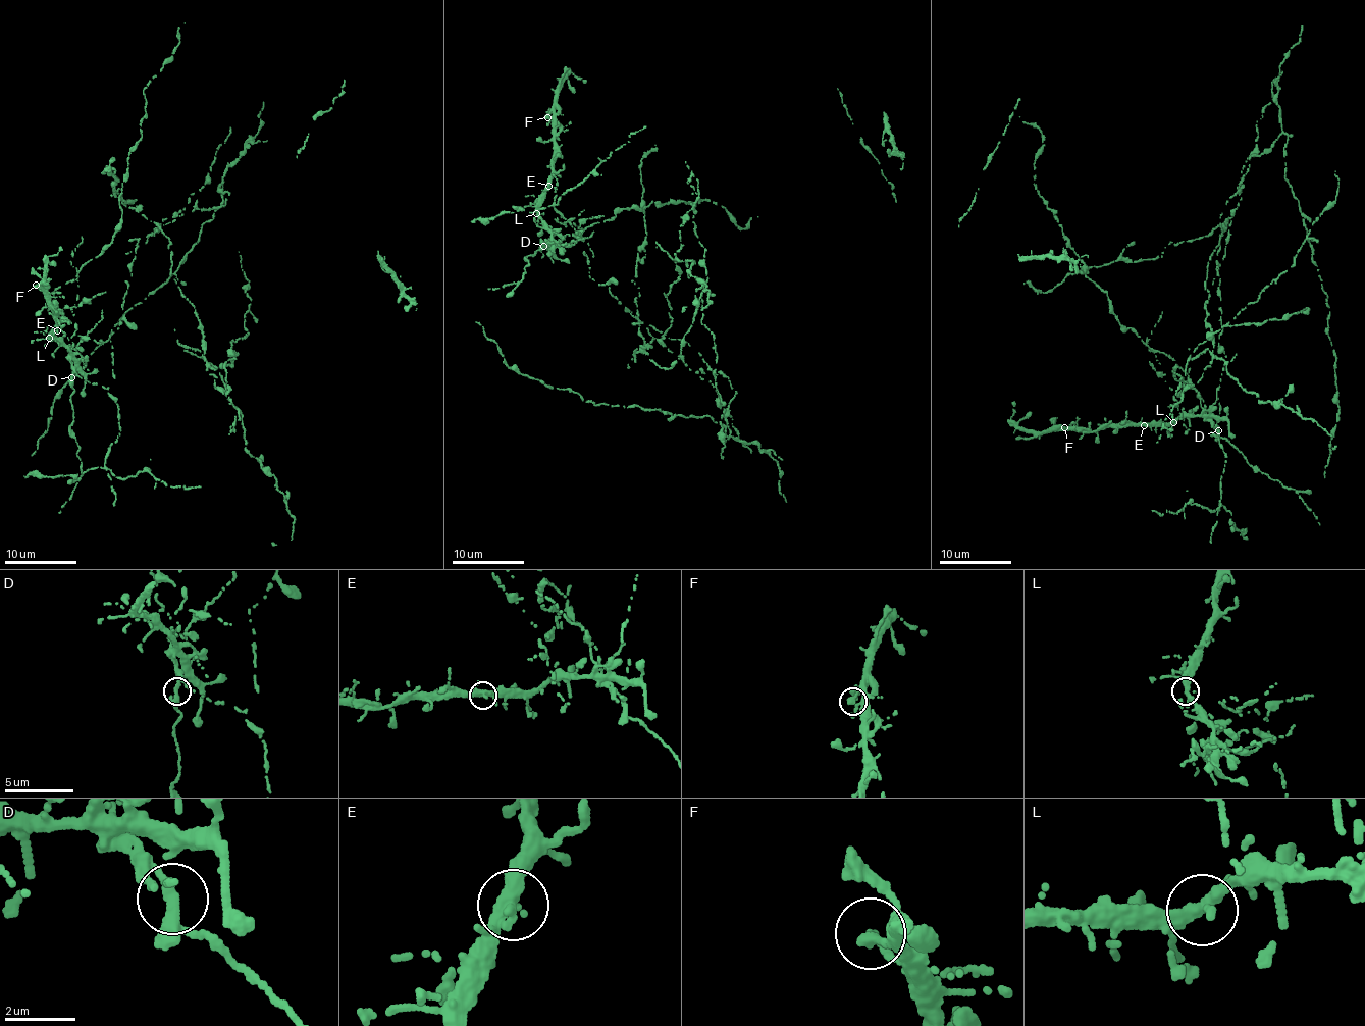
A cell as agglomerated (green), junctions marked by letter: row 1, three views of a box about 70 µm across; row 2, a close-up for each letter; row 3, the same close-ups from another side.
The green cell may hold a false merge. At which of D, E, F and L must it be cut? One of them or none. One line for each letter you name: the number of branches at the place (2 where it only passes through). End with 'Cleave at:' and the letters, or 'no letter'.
D: 4
Cleave at: D

